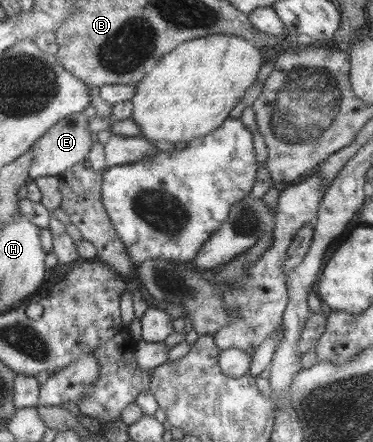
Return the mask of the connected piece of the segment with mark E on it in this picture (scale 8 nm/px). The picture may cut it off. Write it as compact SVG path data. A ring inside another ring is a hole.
M81 112L72 114L63 118L49 127L33 145L31 145L31 163L27 166L27 175L29 180L34 180L39 176L59 175L63 170L73 166L75 163L83 160L91 150L93 143L92 133L87 128L88 117Z

